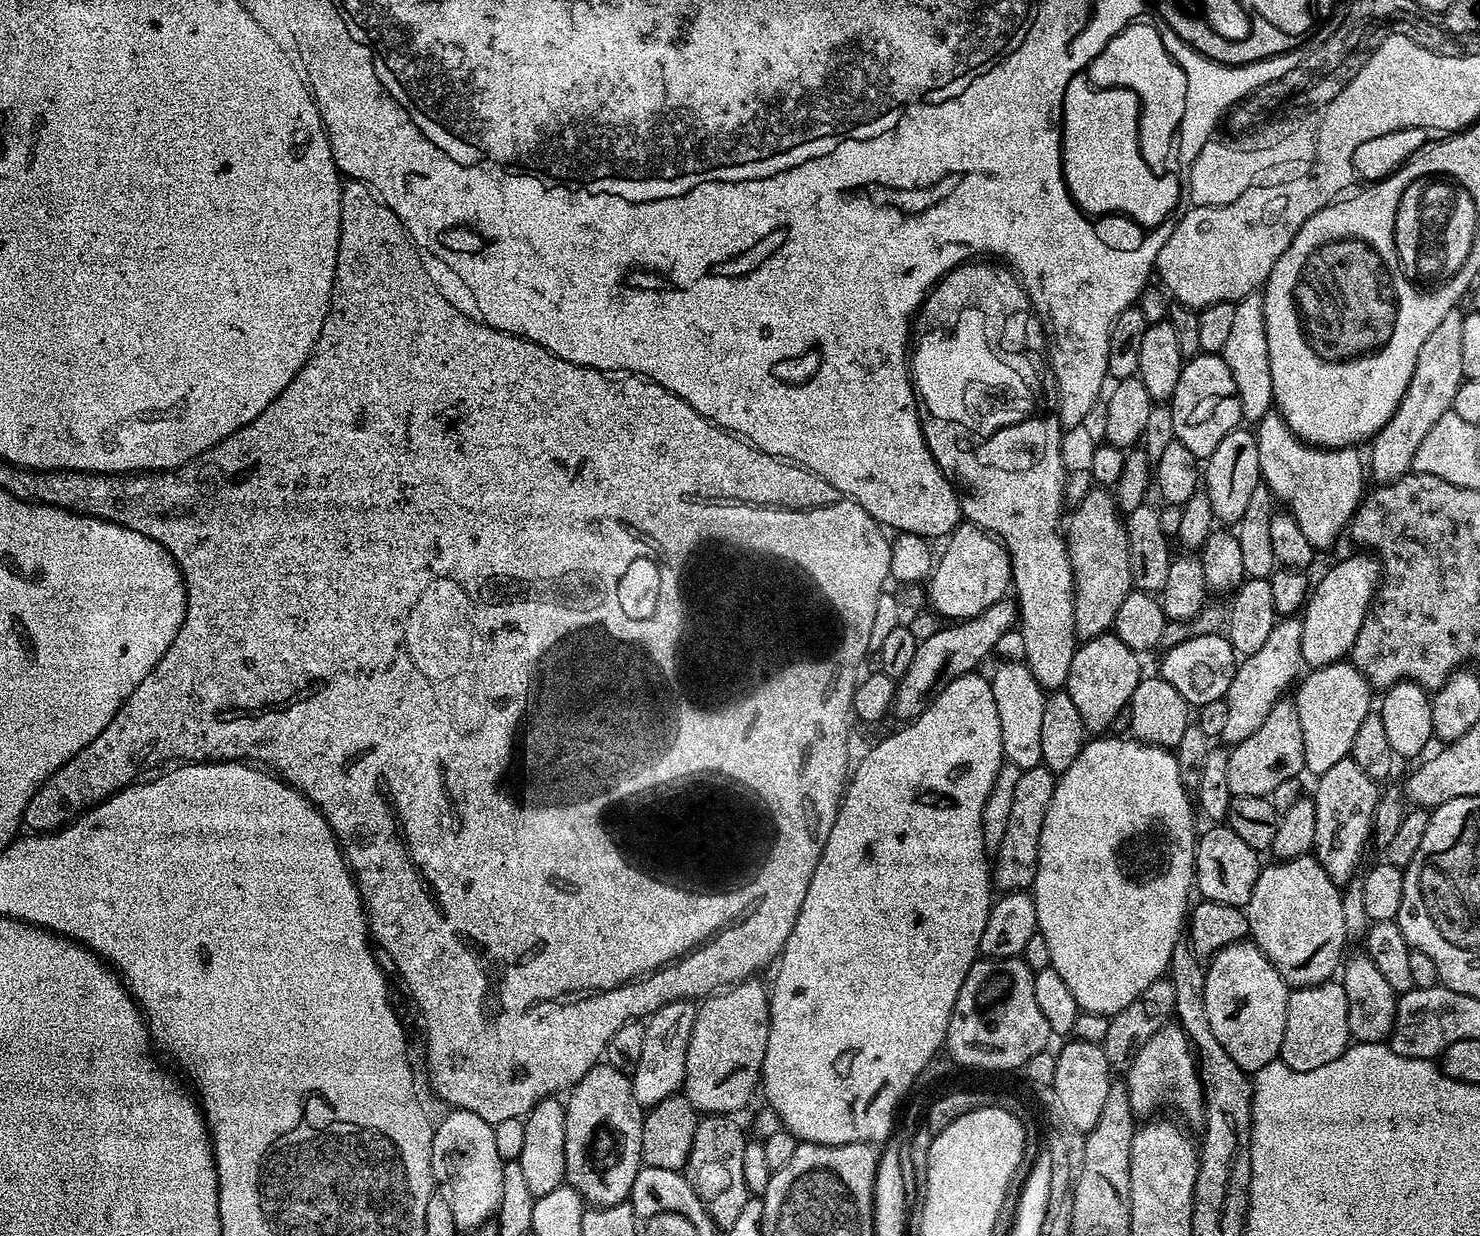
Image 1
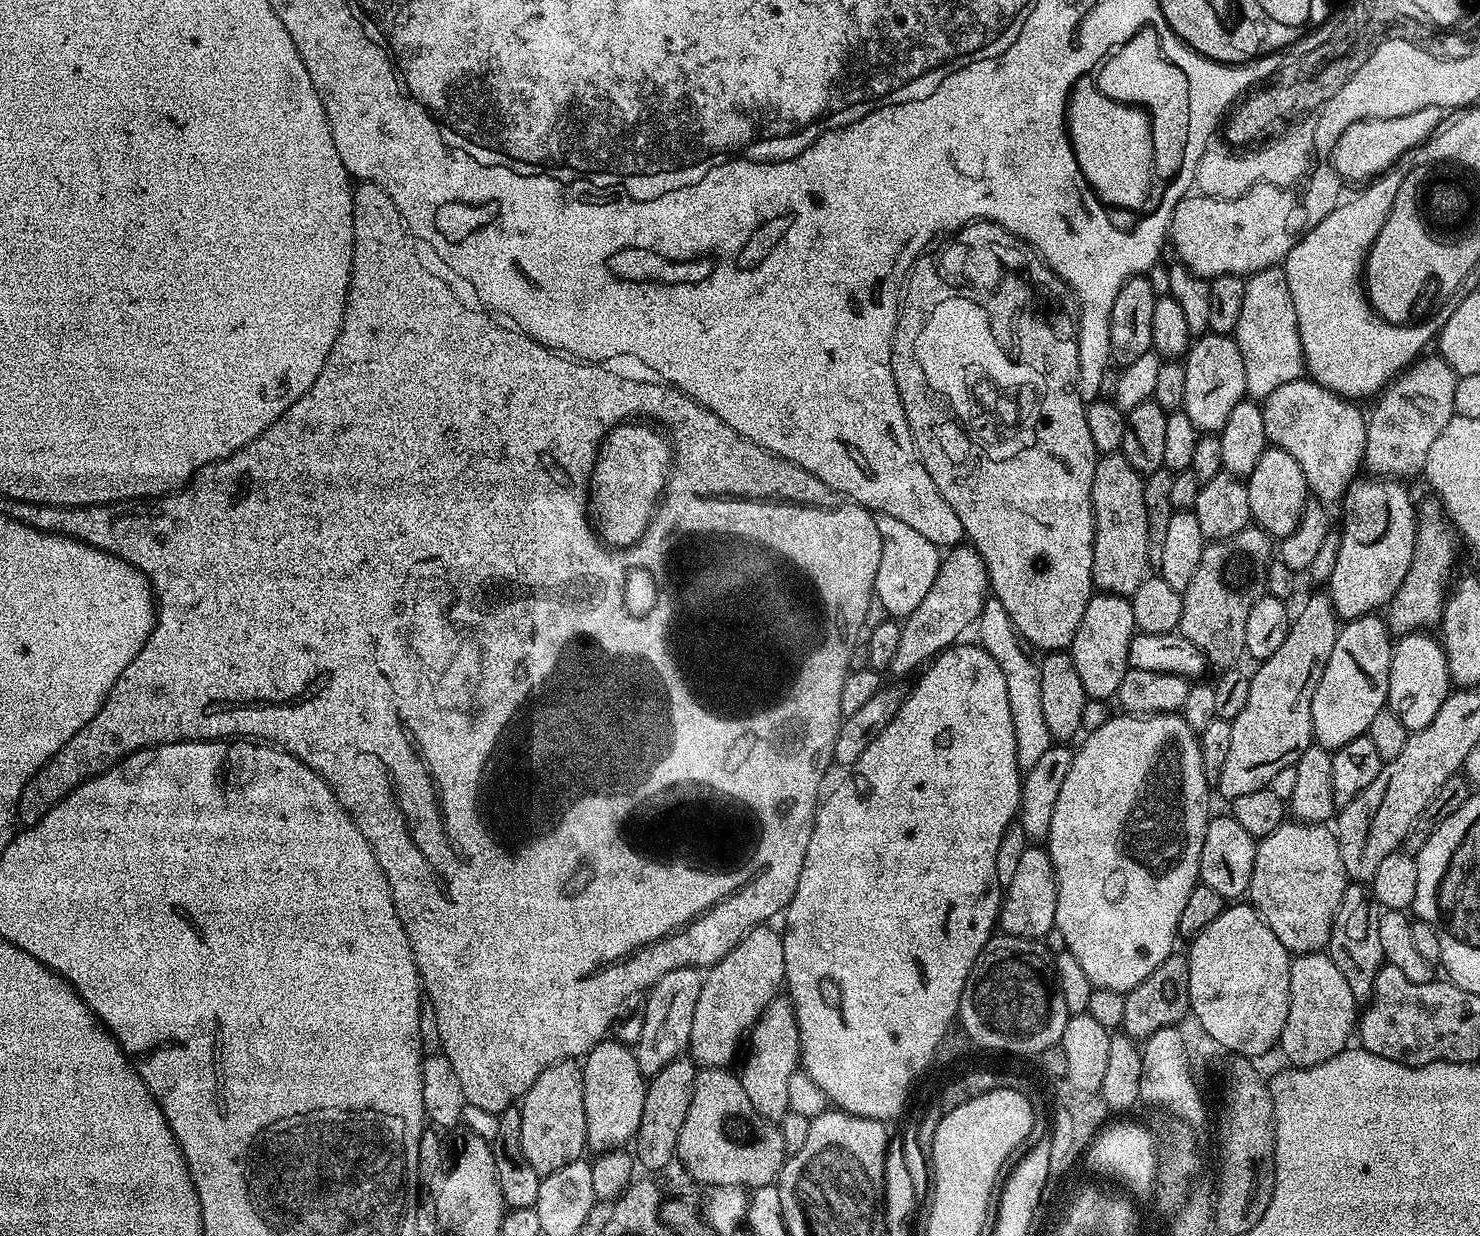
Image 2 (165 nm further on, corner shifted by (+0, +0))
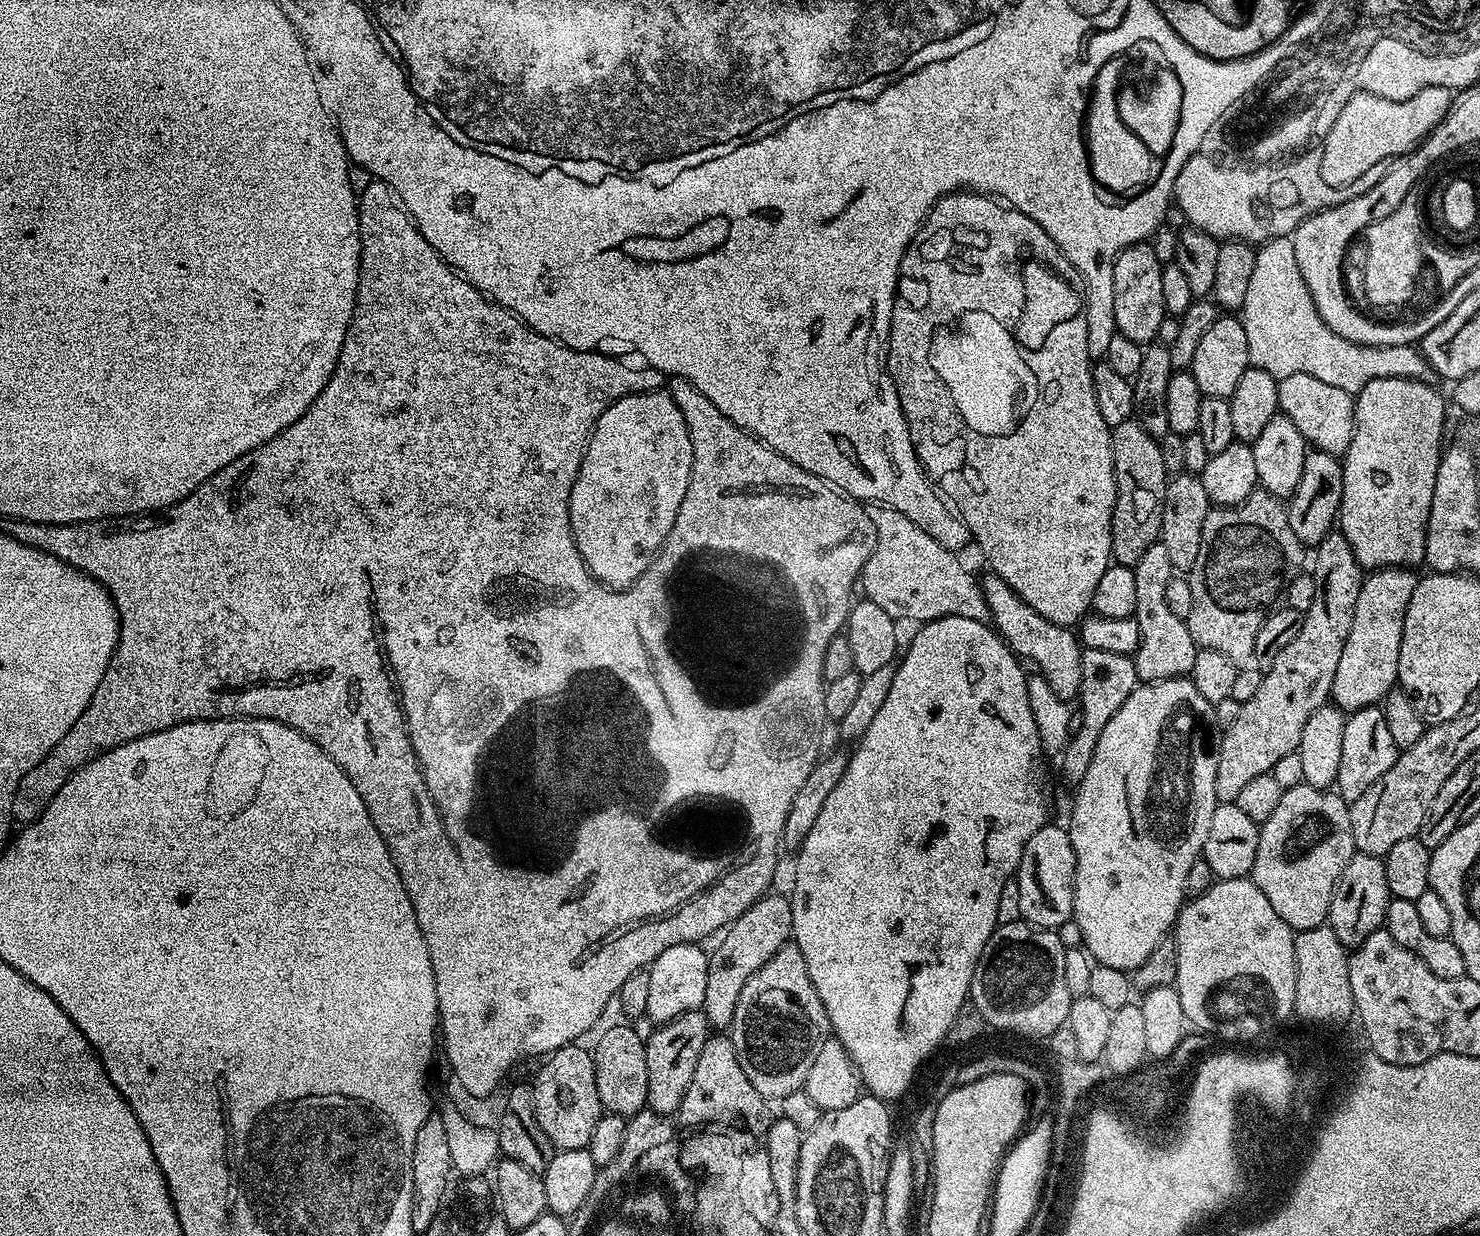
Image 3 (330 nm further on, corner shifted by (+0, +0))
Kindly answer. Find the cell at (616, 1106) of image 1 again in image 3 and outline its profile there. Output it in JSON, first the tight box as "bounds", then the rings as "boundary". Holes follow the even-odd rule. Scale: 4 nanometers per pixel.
{"bounds":[592,1024,648,1118],"boundary":[[[616,1024],[600,1036],[592,1052],[596,1071],[598,1098],[608,1112],[617,1112],[625,1118],[641,1112],[648,1103],[648,1075],[646,1074],[645,1037],[632,1028]]]}

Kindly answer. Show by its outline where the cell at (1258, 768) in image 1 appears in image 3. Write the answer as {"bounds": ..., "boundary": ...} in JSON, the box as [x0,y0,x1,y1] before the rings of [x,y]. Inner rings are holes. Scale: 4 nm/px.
{"bounds":[1214,530,1362,804],"boundary":[[[1338,530],[1328,533],[1322,543],[1315,545],[1316,561],[1310,565],[1314,578],[1314,600],[1302,613],[1300,629],[1274,662],[1260,677],[1258,690],[1240,705],[1238,718],[1223,729],[1216,752],[1216,777],[1214,794],[1221,804],[1235,804],[1238,794],[1258,774],[1272,771],[1274,762],[1285,754],[1297,751],[1302,742],[1302,730],[1314,710],[1329,703],[1332,694],[1334,670],[1338,670],[1338,658],[1342,658],[1342,646],[1346,646],[1346,634],[1350,634],[1350,622],[1354,622],[1354,602],[1358,602],[1358,590],[1362,583],[1362,569],[1354,558],[1350,542]]]}

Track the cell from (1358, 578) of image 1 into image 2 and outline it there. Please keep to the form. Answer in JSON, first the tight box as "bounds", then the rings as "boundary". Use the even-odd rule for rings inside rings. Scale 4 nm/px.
{"bounds":[1326,478,1418,622],"boundary":[[[1392,478],[1367,479],[1352,483],[1342,497],[1348,517],[1340,532],[1338,562],[1326,585],[1332,609],[1344,622],[1375,613],[1391,601],[1410,570],[1416,549],[1418,508],[1412,505],[1403,483]]]}

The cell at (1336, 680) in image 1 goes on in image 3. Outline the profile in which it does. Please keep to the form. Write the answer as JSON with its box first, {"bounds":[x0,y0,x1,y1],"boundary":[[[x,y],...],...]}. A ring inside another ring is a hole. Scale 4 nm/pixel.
{"bounds":[1331,567,1417,713],"boundary":[[[1411,567],[1378,568],[1363,577],[1358,590],[1358,602],[1354,602],[1354,622],[1350,622],[1350,634],[1346,634],[1346,646],[1342,646],[1342,658],[1338,658],[1338,670],[1334,670],[1331,703],[1345,713],[1357,712],[1360,708],[1379,705],[1386,693],[1398,684],[1398,654],[1402,650],[1402,634],[1406,610],[1416,589],[1417,573]]]}

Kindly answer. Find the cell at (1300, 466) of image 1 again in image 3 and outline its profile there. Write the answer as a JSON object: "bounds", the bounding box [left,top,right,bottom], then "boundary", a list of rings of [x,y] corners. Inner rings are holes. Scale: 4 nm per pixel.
{"bounds":[1278,374,1356,457],"boundary":[[[1290,374],[1278,383],[1279,411],[1298,426],[1305,441],[1313,449],[1343,457],[1352,441],[1352,431],[1356,425],[1356,406],[1353,393],[1338,390],[1310,374]]]}

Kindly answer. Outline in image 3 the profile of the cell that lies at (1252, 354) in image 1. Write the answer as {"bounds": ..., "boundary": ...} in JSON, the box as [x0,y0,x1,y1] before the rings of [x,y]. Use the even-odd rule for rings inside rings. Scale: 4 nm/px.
{"bounds":[1242,236,1430,394],"boundary":[[[1275,236],[1272,240],[1265,240],[1256,248],[1254,274],[1246,290],[1242,319],[1246,330],[1249,365],[1266,370],[1266,374],[1275,376],[1277,381],[1284,380],[1290,374],[1310,374],[1330,386],[1338,386],[1338,390],[1359,394],[1376,378],[1424,380],[1430,372],[1423,352],[1412,344],[1375,348],[1365,344],[1355,344],[1334,334],[1334,330],[1330,330],[1330,326],[1322,322],[1314,306],[1314,298],[1302,278],[1302,270],[1298,270],[1298,258],[1294,258],[1294,246],[1288,236]]]}

